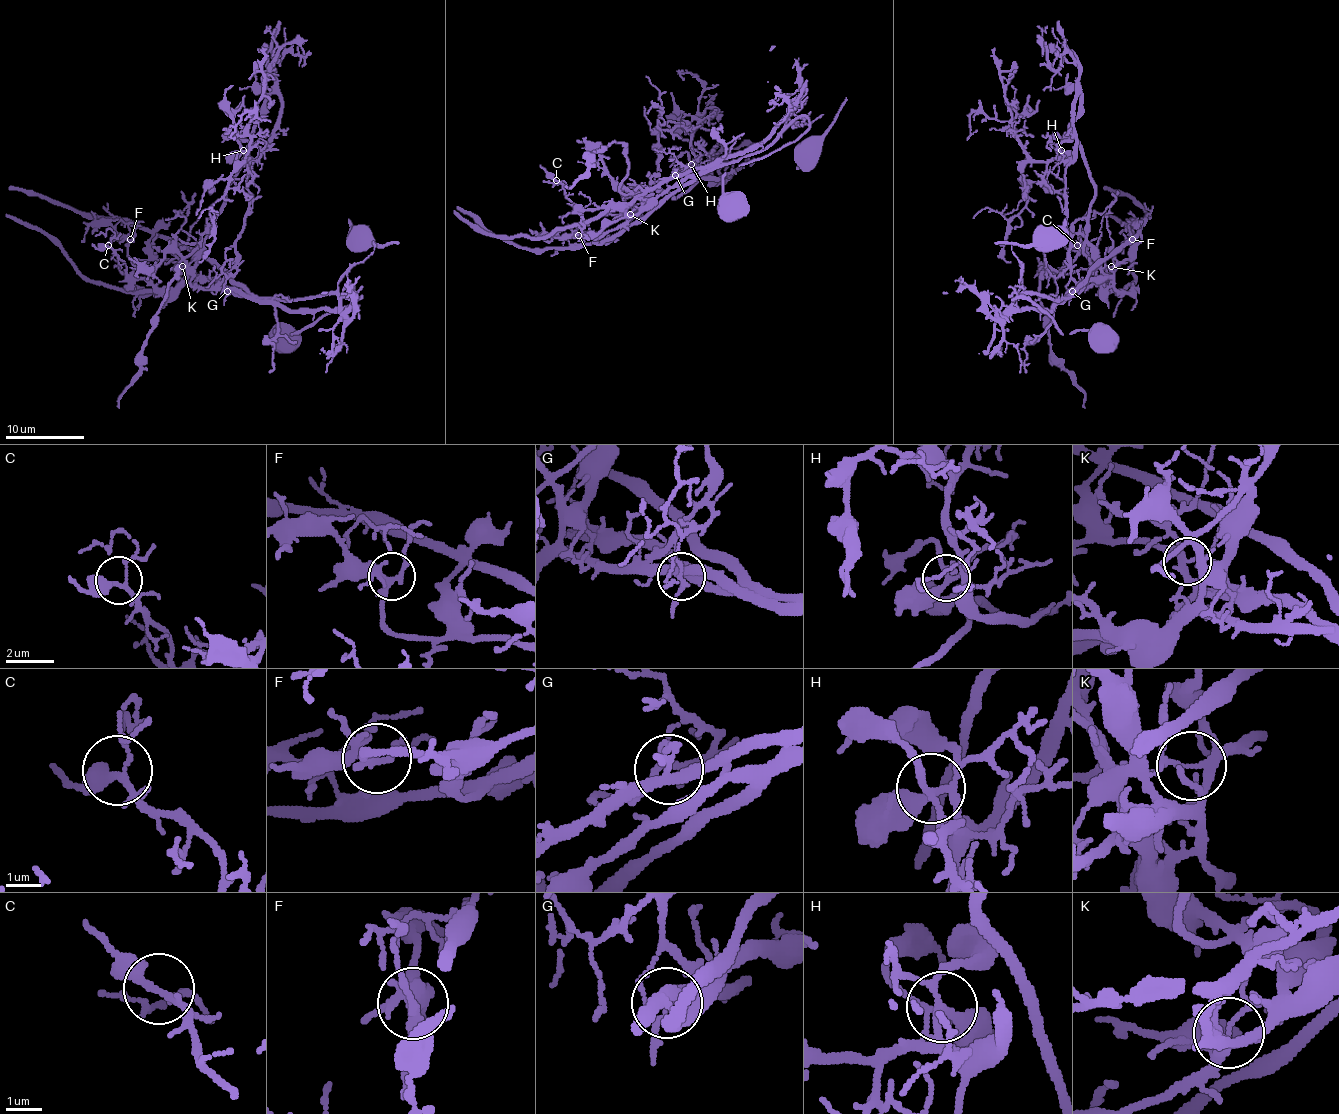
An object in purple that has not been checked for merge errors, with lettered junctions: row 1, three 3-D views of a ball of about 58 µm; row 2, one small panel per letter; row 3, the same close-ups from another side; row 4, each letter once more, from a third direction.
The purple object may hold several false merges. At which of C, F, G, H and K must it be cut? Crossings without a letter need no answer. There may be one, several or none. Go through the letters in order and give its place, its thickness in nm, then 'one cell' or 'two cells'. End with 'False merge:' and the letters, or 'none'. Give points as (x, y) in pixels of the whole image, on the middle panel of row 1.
C: at (556, 180); 220 nm thick; one cell
F: at (578, 235); 260 nm thick; one cell
G: at (675, 175); 280 nm thick; two cells
H: at (691, 164); 220 nm thick; one cell
K: at (630, 214); 200 nm thick; two cells
False merge: G, K

